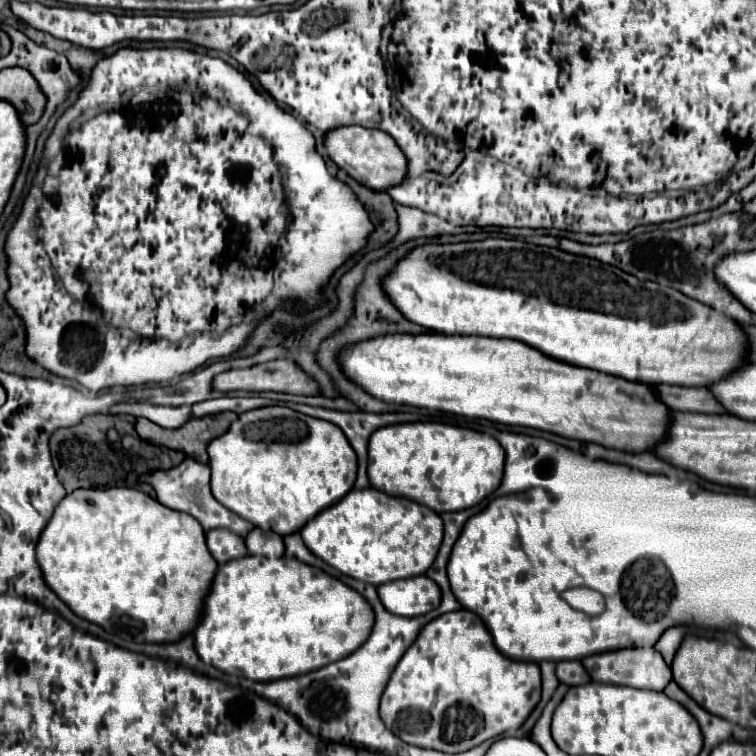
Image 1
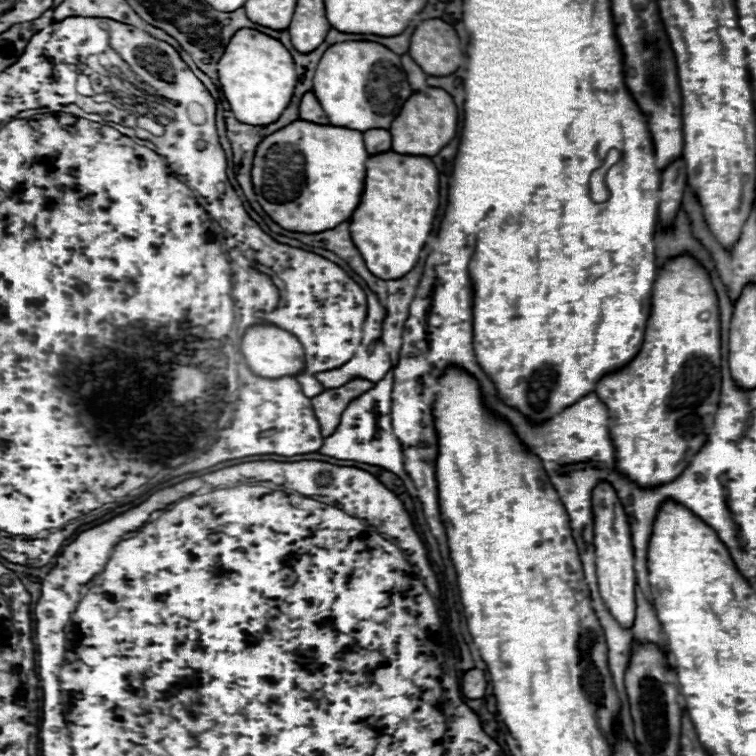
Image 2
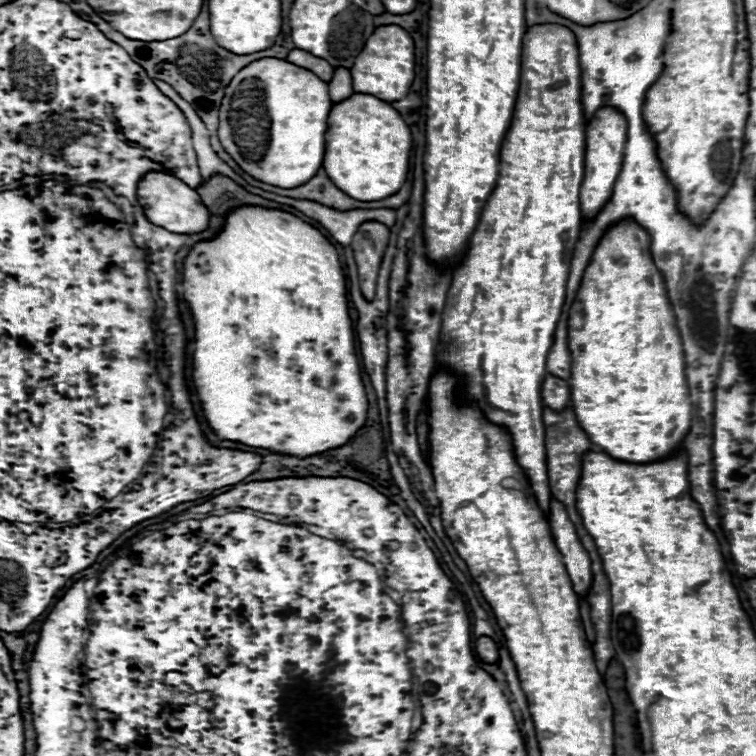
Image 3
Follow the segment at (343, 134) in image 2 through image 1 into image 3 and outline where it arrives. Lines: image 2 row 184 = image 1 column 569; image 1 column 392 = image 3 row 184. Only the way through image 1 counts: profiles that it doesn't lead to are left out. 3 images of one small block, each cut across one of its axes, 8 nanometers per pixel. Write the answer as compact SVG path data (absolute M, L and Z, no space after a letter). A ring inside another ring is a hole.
M278 58L256 60L228 84L218 118L220 144L252 178L278 188L296 188L314 178L322 166L330 108L328 84L320 82L316 74L308 74L308 70L300 70L300 66ZM250 78L254 86L244 86ZM250 92L264 98L250 100Z

